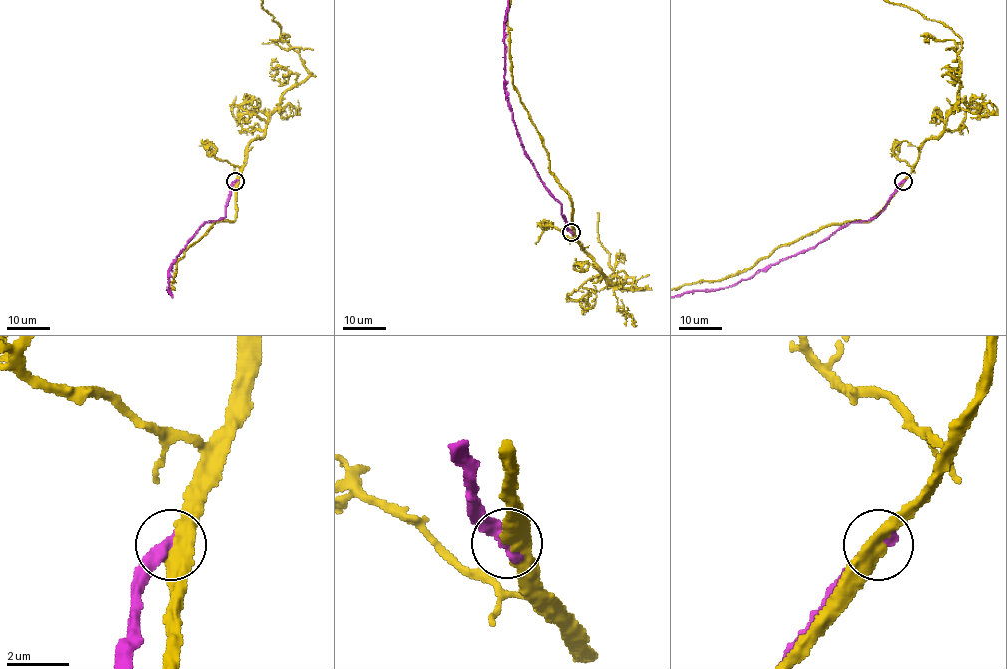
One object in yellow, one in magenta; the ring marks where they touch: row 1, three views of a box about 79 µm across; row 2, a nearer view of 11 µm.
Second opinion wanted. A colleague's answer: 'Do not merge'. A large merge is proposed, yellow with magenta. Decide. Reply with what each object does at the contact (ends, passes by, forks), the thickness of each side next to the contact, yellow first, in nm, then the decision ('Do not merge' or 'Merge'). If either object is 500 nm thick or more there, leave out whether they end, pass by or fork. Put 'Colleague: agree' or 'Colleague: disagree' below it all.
At the ring yellow passes by. At the ring magenta ends. Thickness 480 nm (yellow) against 460 nm. Do not merge
Colleague: agree

